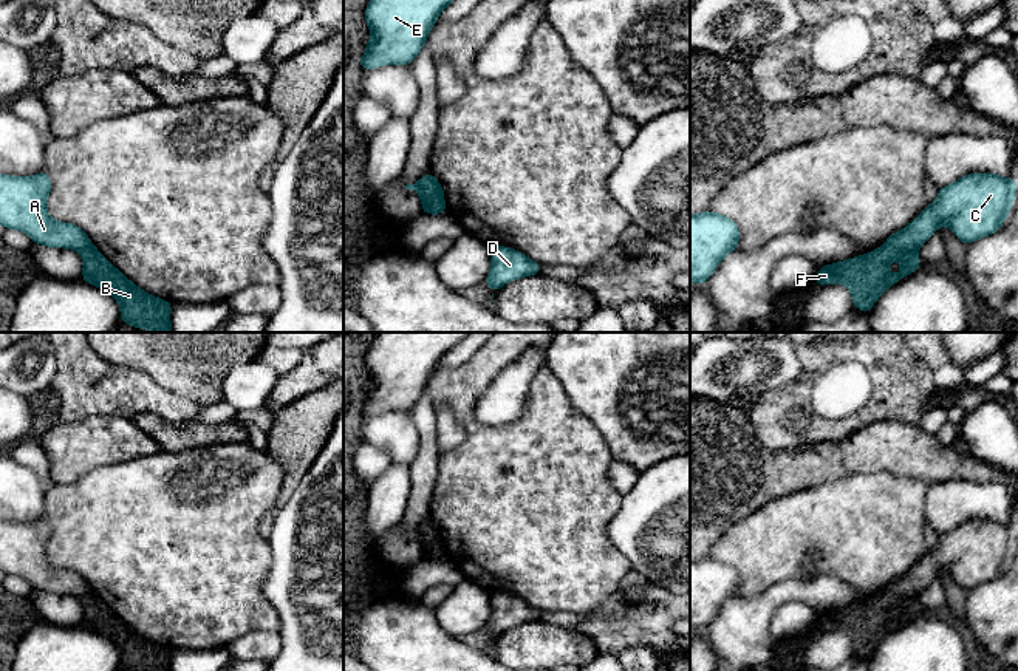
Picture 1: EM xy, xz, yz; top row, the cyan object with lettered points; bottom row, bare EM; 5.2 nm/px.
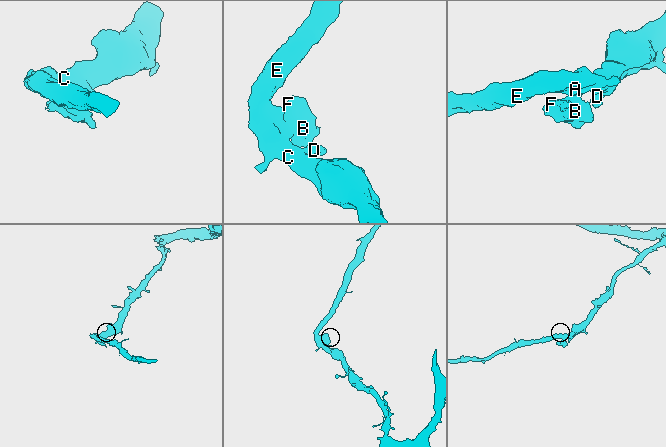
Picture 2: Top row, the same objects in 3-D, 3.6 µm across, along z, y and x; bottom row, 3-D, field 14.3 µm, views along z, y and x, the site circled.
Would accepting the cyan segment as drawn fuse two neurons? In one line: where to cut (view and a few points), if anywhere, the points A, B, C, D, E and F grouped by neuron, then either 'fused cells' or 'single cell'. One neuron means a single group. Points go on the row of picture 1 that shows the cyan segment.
cut in xz along (421, 180), (443, 212); A C D E / B F; fused cells

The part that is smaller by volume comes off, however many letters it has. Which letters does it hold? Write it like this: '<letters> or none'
B, F

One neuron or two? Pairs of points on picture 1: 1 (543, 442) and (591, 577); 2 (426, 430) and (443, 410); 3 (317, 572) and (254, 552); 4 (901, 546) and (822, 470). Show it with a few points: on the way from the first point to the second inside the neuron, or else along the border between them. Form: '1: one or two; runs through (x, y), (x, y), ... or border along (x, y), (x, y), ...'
1: one; runs through (543, 476), (543, 529), (557, 543)
2: two; border along (433, 410), (435, 444), (440, 452)
3: two; border along (268, 540), (271, 563), (263, 580), (263, 594)
4: two; border along (868, 472), (854, 472), (799, 492)

